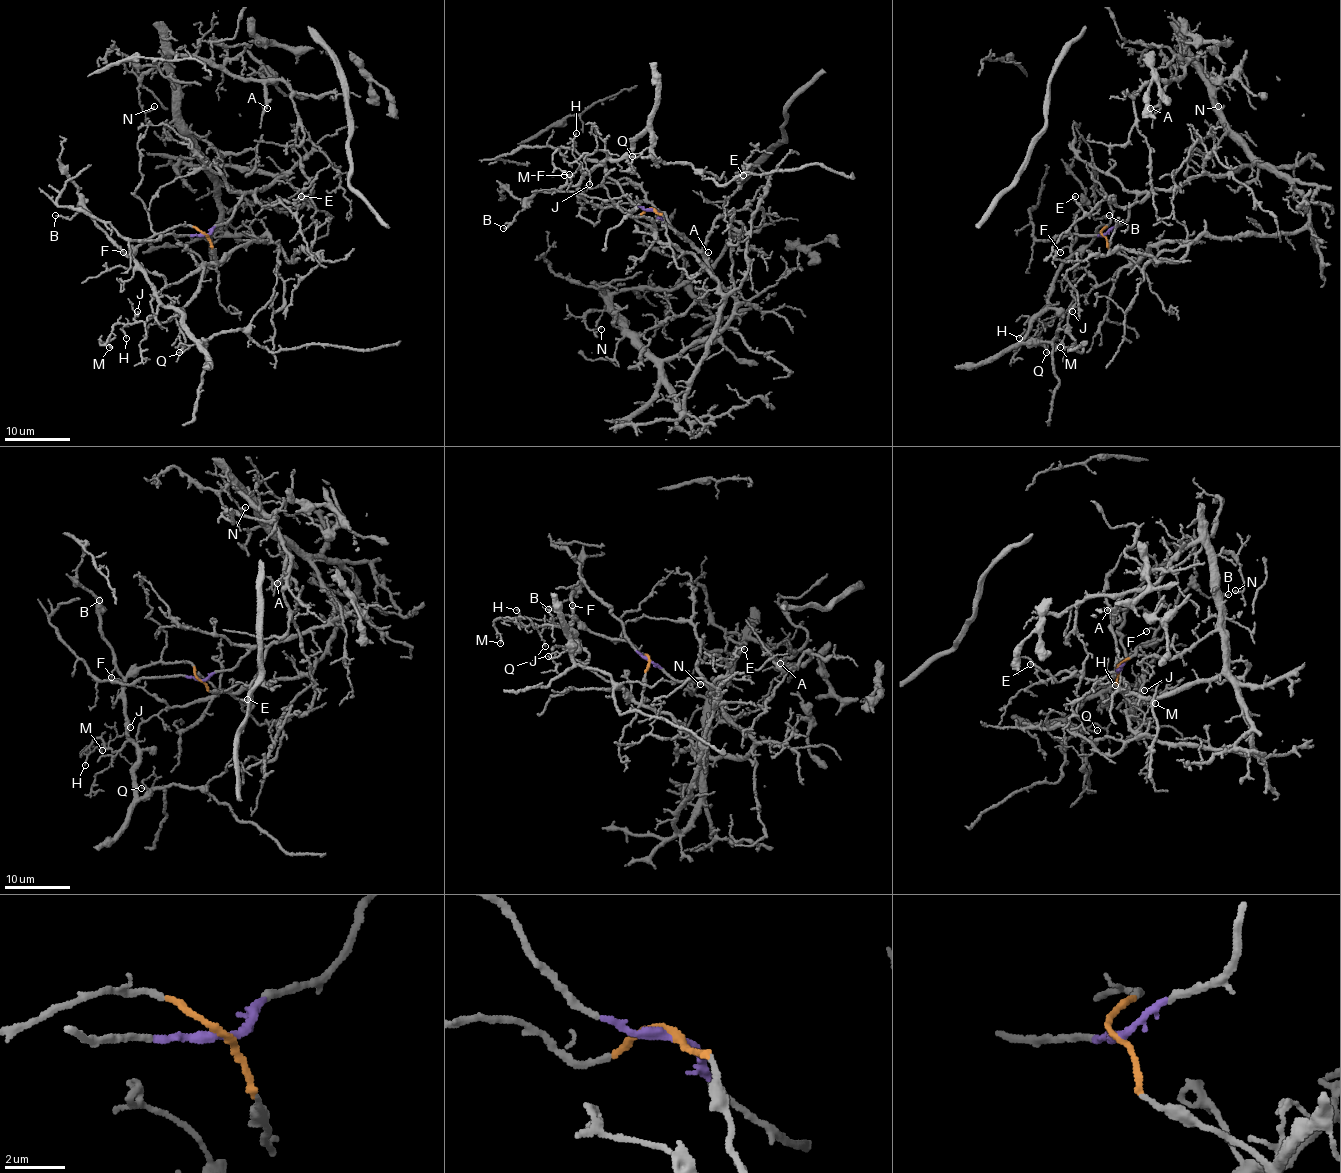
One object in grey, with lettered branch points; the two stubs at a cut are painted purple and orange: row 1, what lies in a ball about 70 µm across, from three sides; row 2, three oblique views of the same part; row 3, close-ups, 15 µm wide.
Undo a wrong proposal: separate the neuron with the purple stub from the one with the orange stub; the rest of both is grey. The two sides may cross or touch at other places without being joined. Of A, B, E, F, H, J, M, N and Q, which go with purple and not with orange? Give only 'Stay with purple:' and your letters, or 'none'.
Stay with purple: A, E, N

